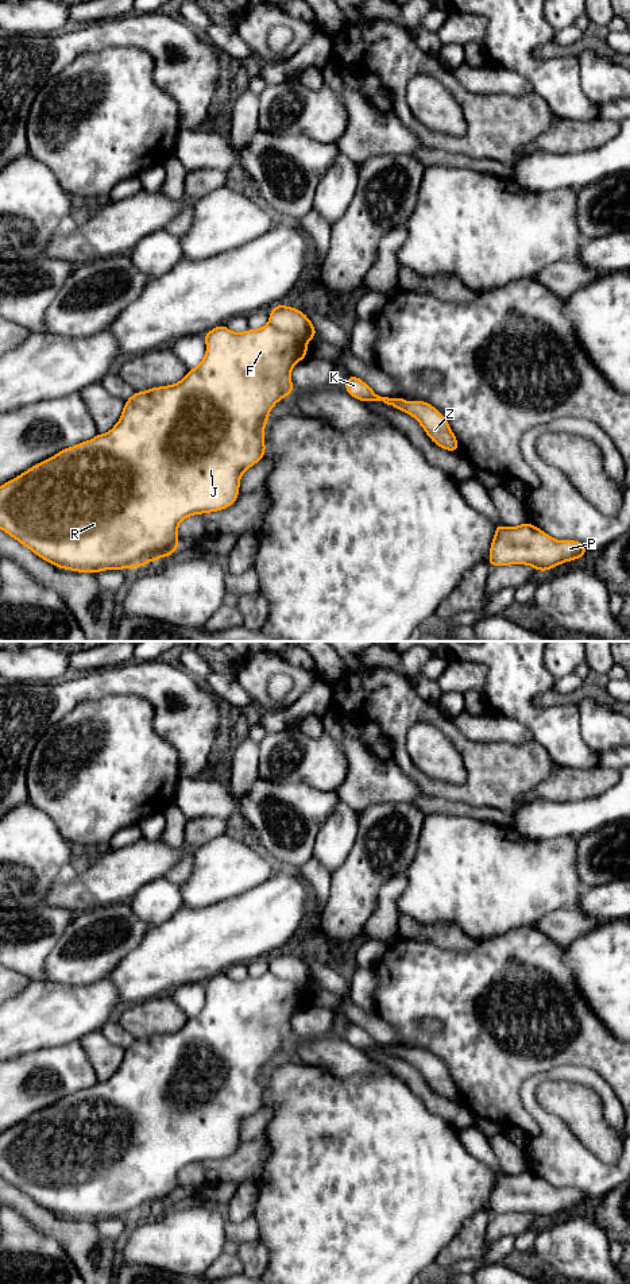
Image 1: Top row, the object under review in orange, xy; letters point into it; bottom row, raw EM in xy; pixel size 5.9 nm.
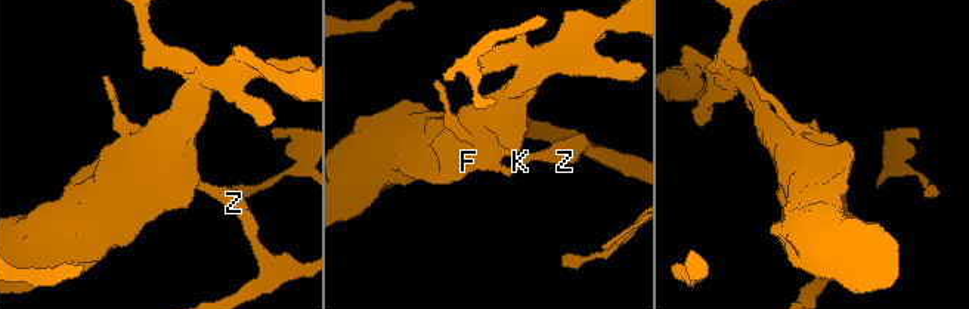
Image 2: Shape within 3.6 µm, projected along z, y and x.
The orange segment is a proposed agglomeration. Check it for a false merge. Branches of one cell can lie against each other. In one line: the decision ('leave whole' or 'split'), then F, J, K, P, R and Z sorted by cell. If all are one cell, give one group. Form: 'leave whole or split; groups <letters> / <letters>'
split; groups F J R / K P Z

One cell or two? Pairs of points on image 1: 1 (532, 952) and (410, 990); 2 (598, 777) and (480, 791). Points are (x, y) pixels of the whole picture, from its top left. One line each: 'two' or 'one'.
1: one
2: two

